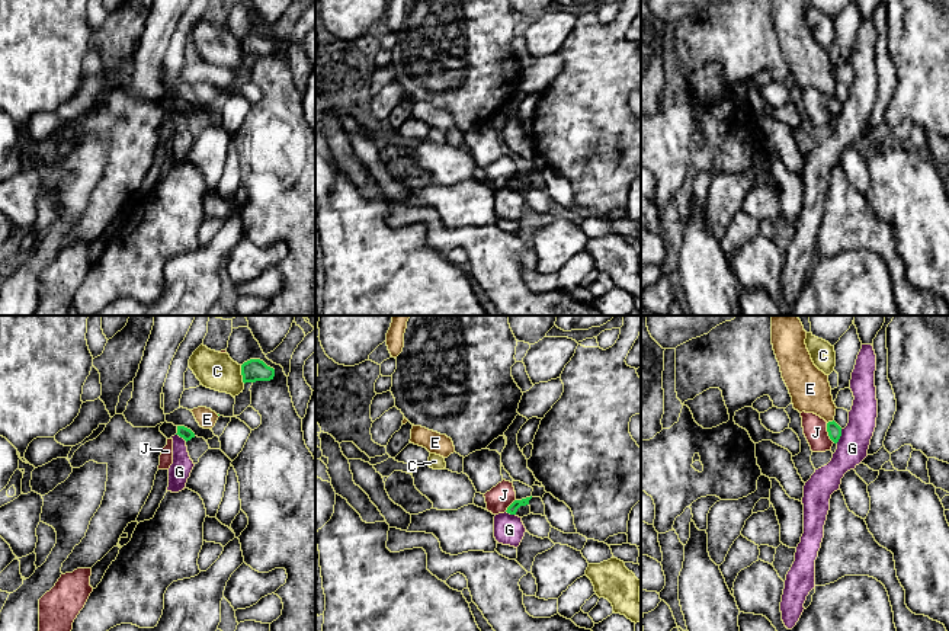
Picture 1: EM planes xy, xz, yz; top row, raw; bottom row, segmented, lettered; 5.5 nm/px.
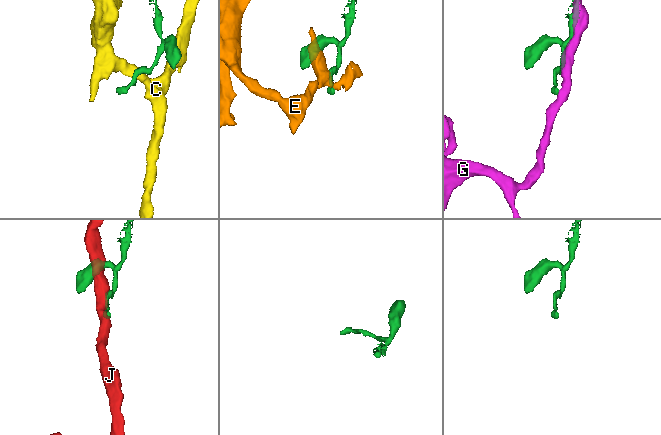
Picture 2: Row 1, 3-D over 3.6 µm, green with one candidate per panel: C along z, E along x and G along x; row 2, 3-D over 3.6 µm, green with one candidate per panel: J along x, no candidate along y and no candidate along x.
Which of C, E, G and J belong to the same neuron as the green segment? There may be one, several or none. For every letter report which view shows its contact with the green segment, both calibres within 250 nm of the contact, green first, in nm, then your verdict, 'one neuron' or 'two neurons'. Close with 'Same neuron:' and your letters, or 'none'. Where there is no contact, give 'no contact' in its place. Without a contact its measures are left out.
C: contact in xy; calibres 130 and 200 nm; two neurons
E: contact in yz; calibres 80 and 220 nm; two neurons
G: contact in yz; calibres 80 and 180 nm; two neurons
J: contact in yz; calibres 80 and 130 nm; two neurons
Same neuron: none

